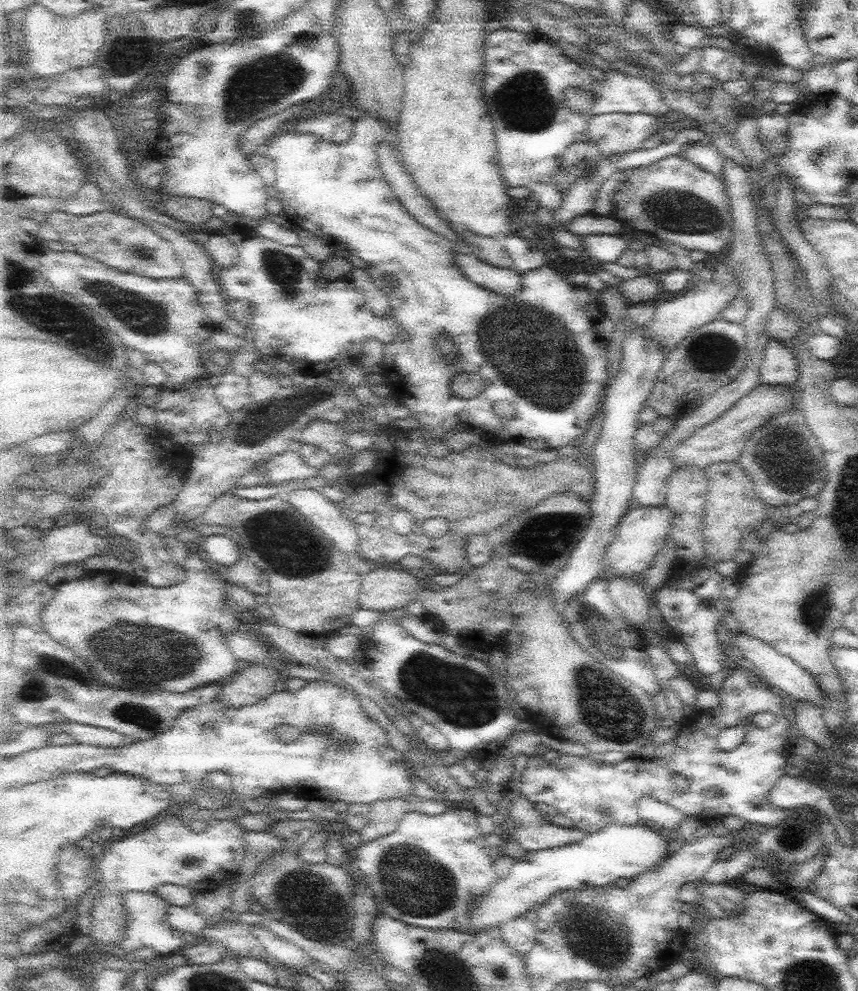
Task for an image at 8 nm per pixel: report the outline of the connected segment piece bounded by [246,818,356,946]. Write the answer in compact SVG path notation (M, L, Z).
M278 819L275 823L268 826L266 832L272 832L280 838L284 838L284 844L280 850L272 853L268 857L268 862L262 862L255 870L255 874L249 877L247 884L249 886L249 895L252 895L258 903L264 905L268 912L276 919L291 924L302 934L306 934L310 940L318 940L322 944L346 944L350 946L350 936L352 936L352 922L354 922L355 908L353 905L353 893L356 891L352 886L352 878L346 872L348 868L327 864L308 864L300 861L300 847L316 832L323 824L316 820L295 820Z

